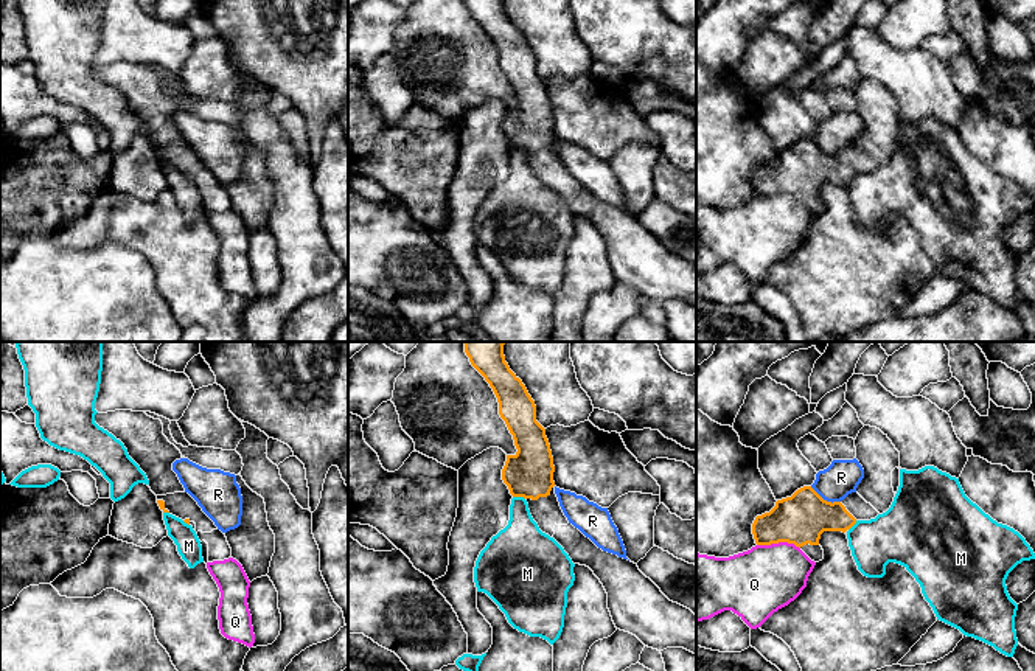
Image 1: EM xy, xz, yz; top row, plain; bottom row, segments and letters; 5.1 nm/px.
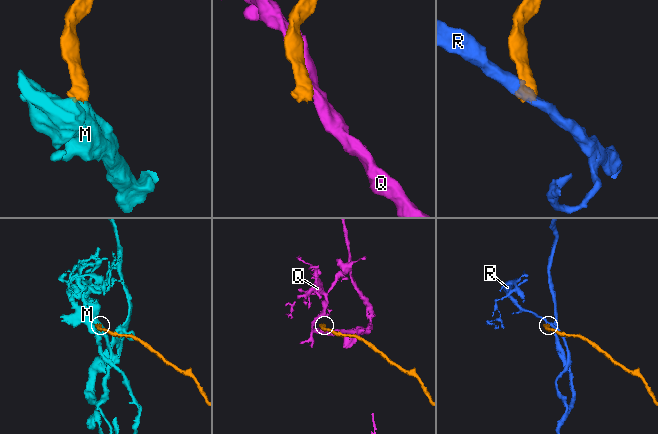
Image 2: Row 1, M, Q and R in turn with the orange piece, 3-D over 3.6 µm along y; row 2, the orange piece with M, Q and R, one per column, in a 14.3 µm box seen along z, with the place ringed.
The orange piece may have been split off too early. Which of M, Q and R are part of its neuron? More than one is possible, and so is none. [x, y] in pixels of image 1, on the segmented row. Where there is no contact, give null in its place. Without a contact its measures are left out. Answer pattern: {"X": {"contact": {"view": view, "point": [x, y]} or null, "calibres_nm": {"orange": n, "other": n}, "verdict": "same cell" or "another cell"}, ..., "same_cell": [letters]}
{"M": {"contact": {"view": "xz", "point": [519, 496]}, "calibres_nm": {"orange": 240, "other": 240}, "verdict": "another cell"}, "Q": {"contact": {"view": "yz", "point": [779, 541]}, "calibres_nm": {"orange": 260, "other": 360}, "verdict": "another cell"}, "R": {"contact": {"view": "yz", "point": [825, 500]}, "calibres_nm": {"orange": 260, "other": 180}, "verdict": "another cell"}, "same_cell": []}

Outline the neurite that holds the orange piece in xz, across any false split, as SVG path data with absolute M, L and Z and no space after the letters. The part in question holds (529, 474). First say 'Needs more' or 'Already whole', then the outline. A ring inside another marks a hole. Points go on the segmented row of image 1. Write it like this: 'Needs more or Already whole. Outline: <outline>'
Needs more. Outline: M465 342L465 353L471 365L485 377L493 388L499 415L513 435L518 452L507 455L502 480L513 497L524 497L530 514L539 530L553 537L569 555L573 564L589 567L608 593L608 609L617 629L636 635L645 646L664 651L667 648L684 648L696 654L696 615L670 601L660 589L646 578L637 564L603 551L564 516L553 482L553 457L545 429L536 421L536 405L522 381L510 370L504 356L505 342Z

